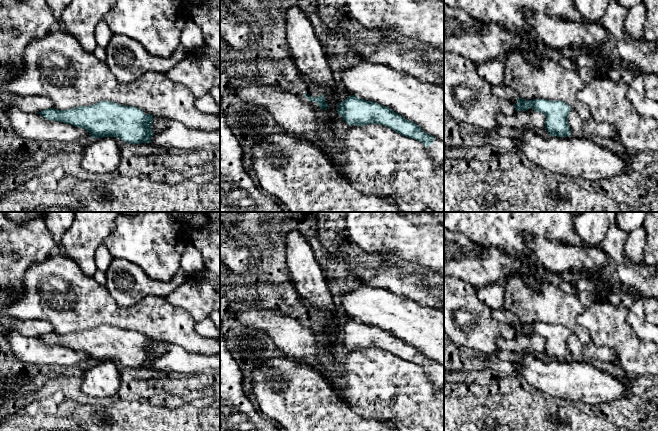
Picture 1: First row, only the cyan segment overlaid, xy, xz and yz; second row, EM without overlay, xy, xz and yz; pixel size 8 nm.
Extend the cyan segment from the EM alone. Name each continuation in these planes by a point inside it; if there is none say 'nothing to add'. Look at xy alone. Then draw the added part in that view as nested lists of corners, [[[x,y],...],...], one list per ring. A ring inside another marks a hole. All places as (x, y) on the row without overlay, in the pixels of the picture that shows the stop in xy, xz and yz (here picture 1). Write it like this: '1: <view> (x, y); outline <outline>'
1: xy (160, 347); outline [[[153,340],[153,347],[152,349],[157,353],[157,354],[164,354],[167,350],[167,345],[168,343],[160,340]]]

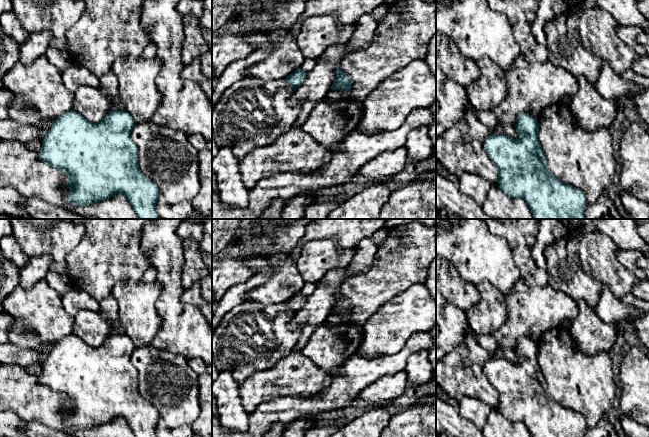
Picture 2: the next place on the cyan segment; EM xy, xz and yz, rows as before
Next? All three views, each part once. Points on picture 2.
nothing to add

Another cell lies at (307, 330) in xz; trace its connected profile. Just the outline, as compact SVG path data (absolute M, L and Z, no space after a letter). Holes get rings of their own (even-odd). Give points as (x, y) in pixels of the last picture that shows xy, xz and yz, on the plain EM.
M312 325L303 326L300 338L293 349L294 352L302 352L303 348L306 346L309 338L311 337L315 329L316 327Z

